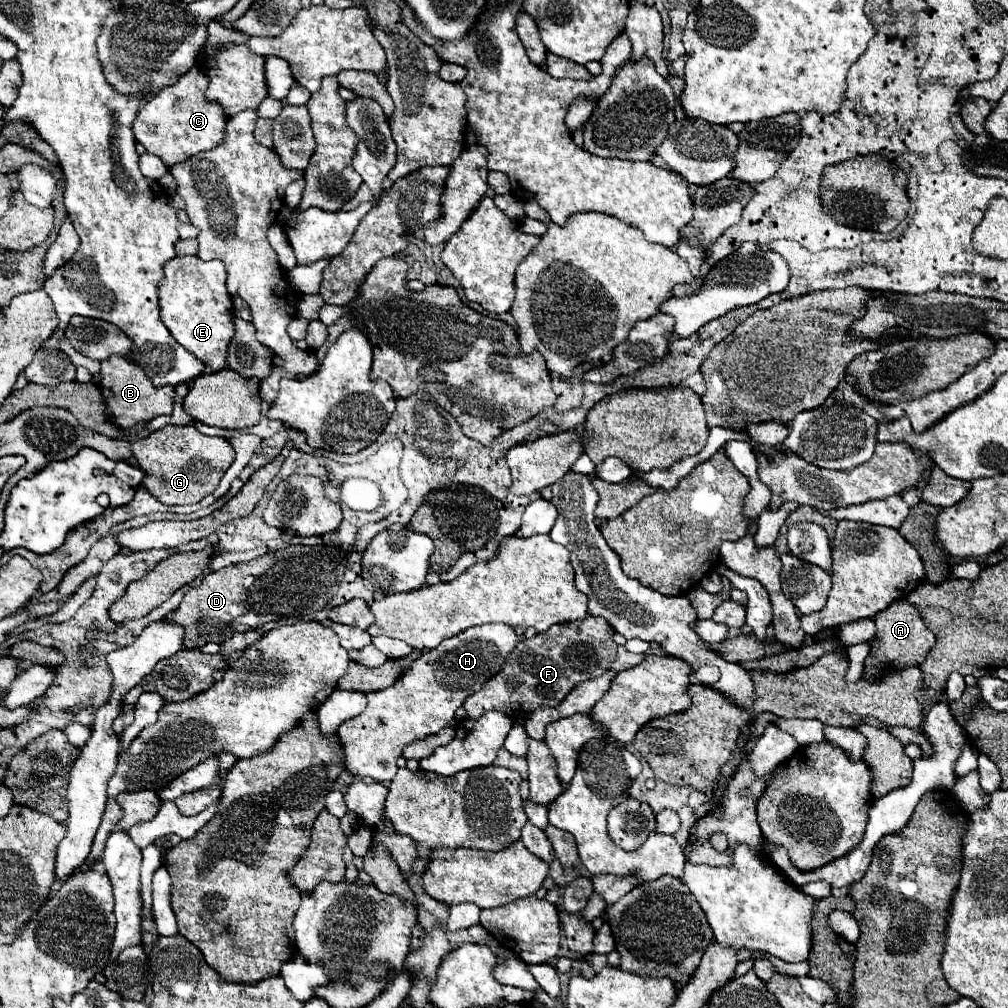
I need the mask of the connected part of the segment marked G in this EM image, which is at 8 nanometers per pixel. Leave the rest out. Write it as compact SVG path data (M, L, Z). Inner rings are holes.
M166 425L144 439L136 439L132 443L132 453L144 471L142 485L166 505L188 505L202 501L218 487L226 469L234 461L234 449L226 439L204 435L196 427L176 425Z

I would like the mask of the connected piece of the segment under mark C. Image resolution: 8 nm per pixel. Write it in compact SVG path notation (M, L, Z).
M196 67L190 69L186 75L178 79L176 85L162 89L162 93L150 97L144 105L140 105L140 111L132 123L136 143L140 143L148 153L158 155L162 163L168 167L168 173L158 181L168 191L168 195L175 195L177 189L176 181L170 173L172 165L182 163L188 157L200 151L208 151L222 143L228 119L216 103L204 99L206 85L208 77L198 73Z

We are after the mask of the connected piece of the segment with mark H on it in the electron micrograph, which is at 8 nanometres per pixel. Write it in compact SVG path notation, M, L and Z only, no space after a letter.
M490 623L470 627L458 637L442 641L436 649L426 651L414 661L410 673L402 675L392 687L368 693L364 713L342 723L338 737L344 749L344 763L352 775L372 777L386 783L396 775L396 759L412 741L434 735L452 723L454 713L464 699L476 693L490 677L494 677L508 653L516 647L518 637L510 625Z

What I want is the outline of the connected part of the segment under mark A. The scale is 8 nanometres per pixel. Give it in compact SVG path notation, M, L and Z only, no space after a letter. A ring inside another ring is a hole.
M896 601L892 603L890 607L886 607L884 611L880 611L876 617L876 637L872 639L874 643L870 645L872 651L866 659L866 665L864 665L864 673L866 673L866 679L874 679L880 671L884 671L888 665L892 663L900 663L900 665L920 665L920 661L928 655L928 651L934 647L936 643L936 637L934 633L924 625L924 621L920 619L920 613L916 607L912 607L910 603L906 605L906 601Z

